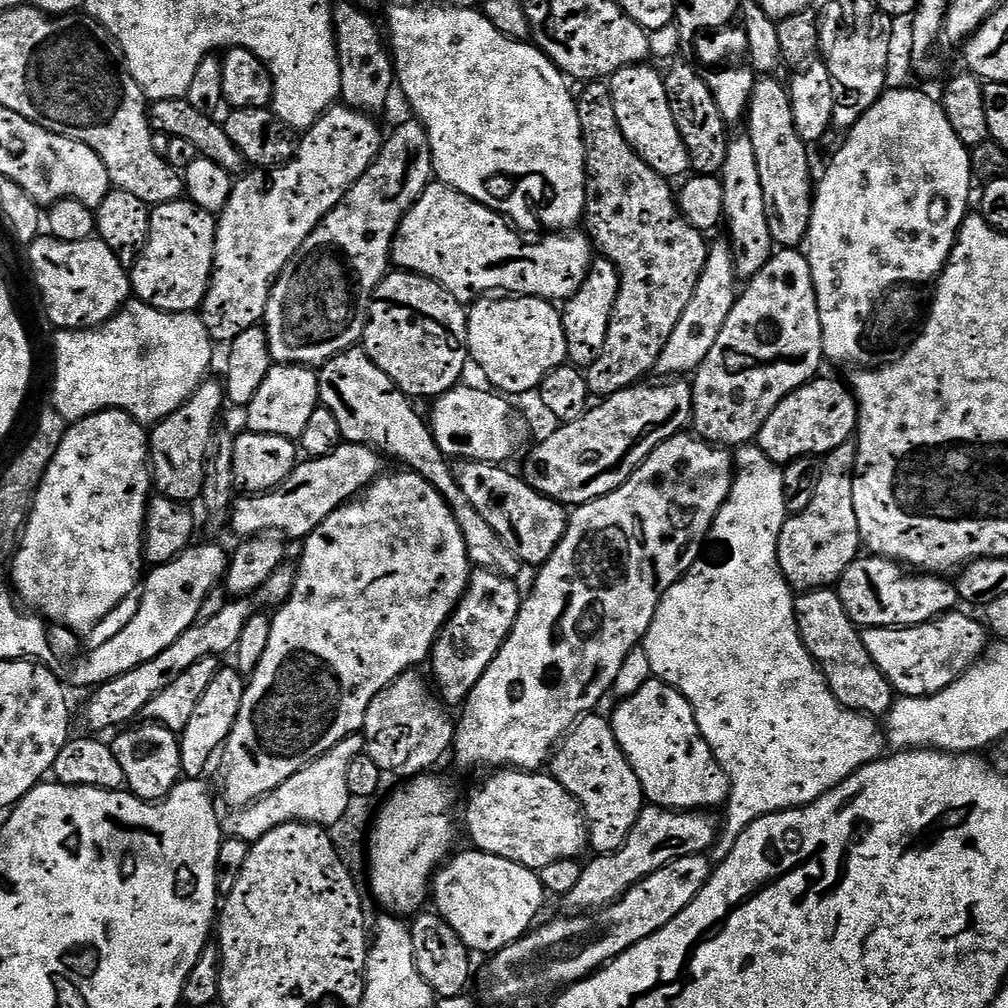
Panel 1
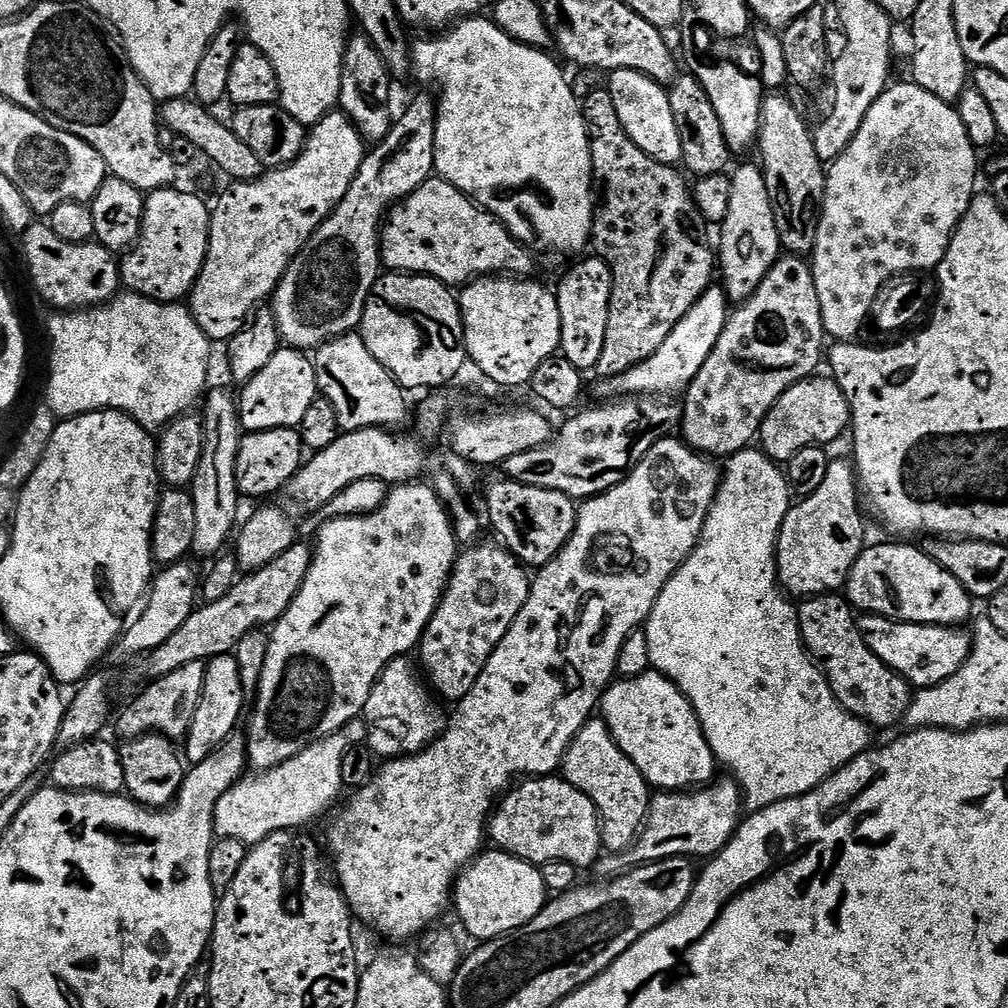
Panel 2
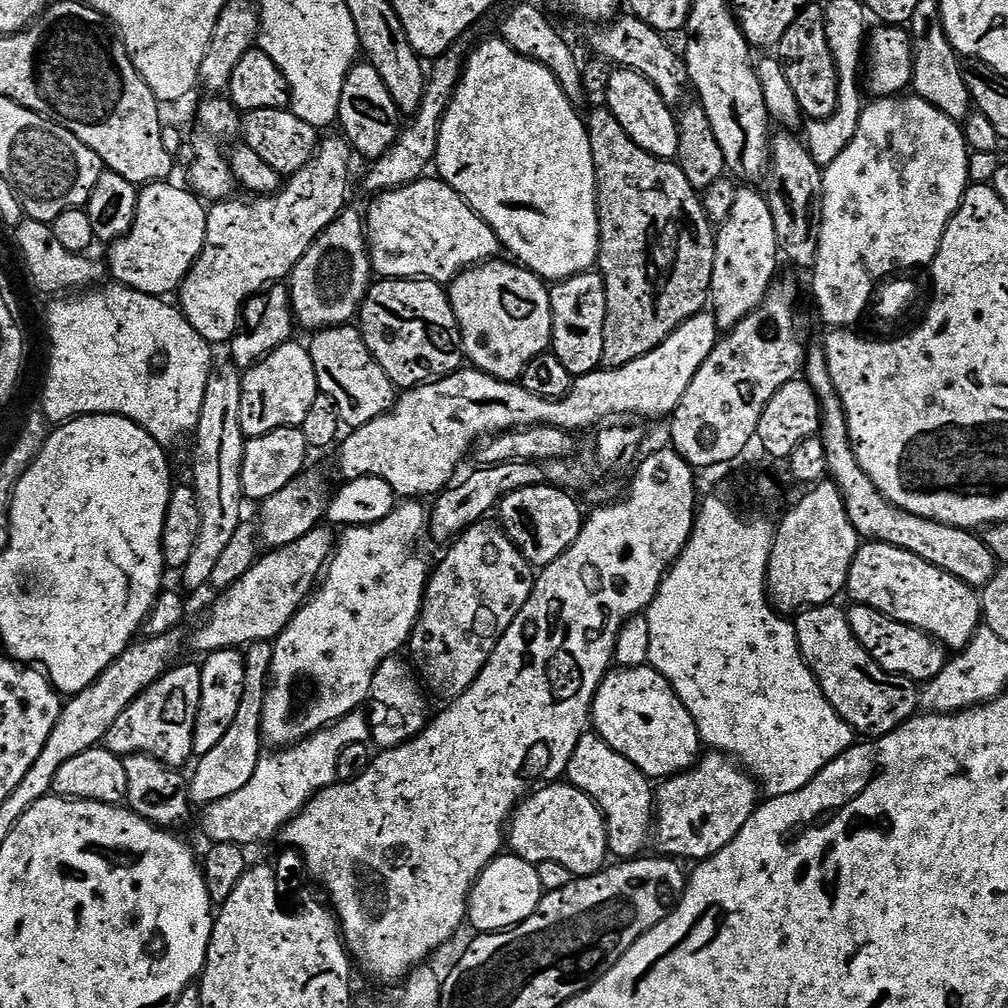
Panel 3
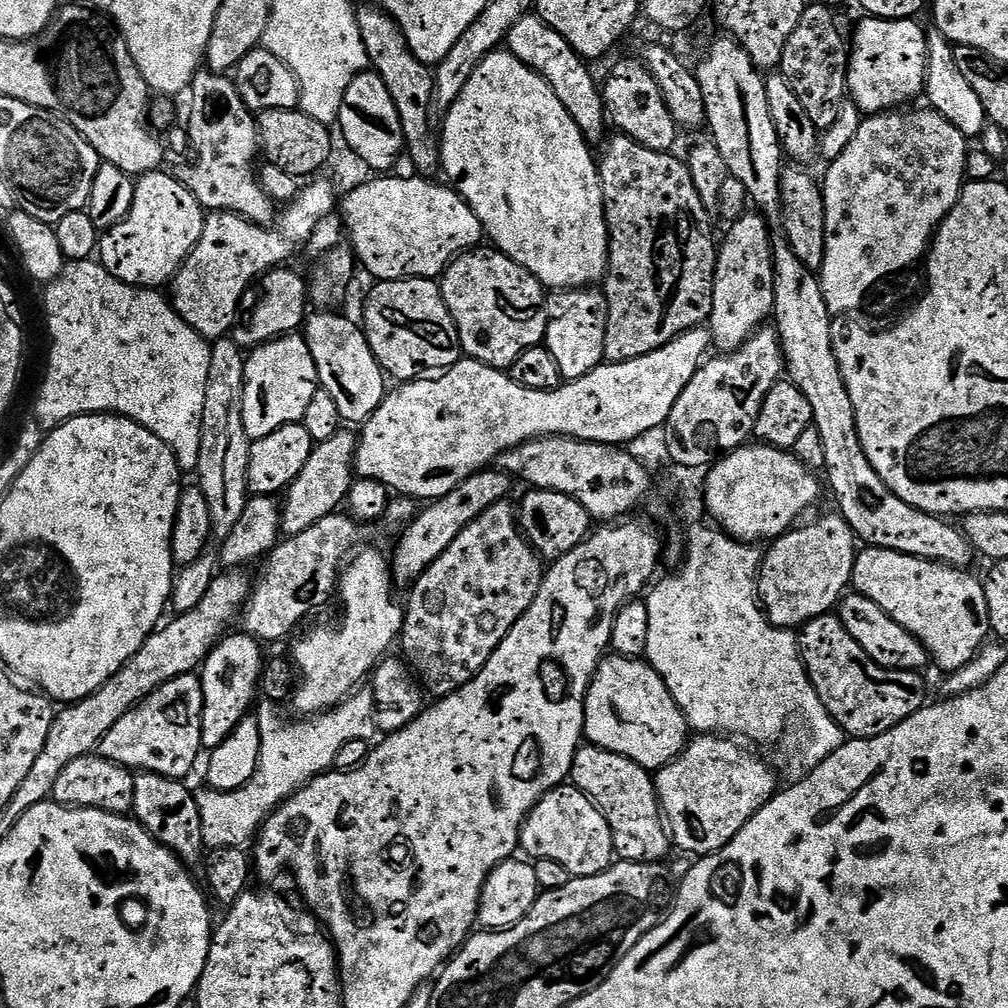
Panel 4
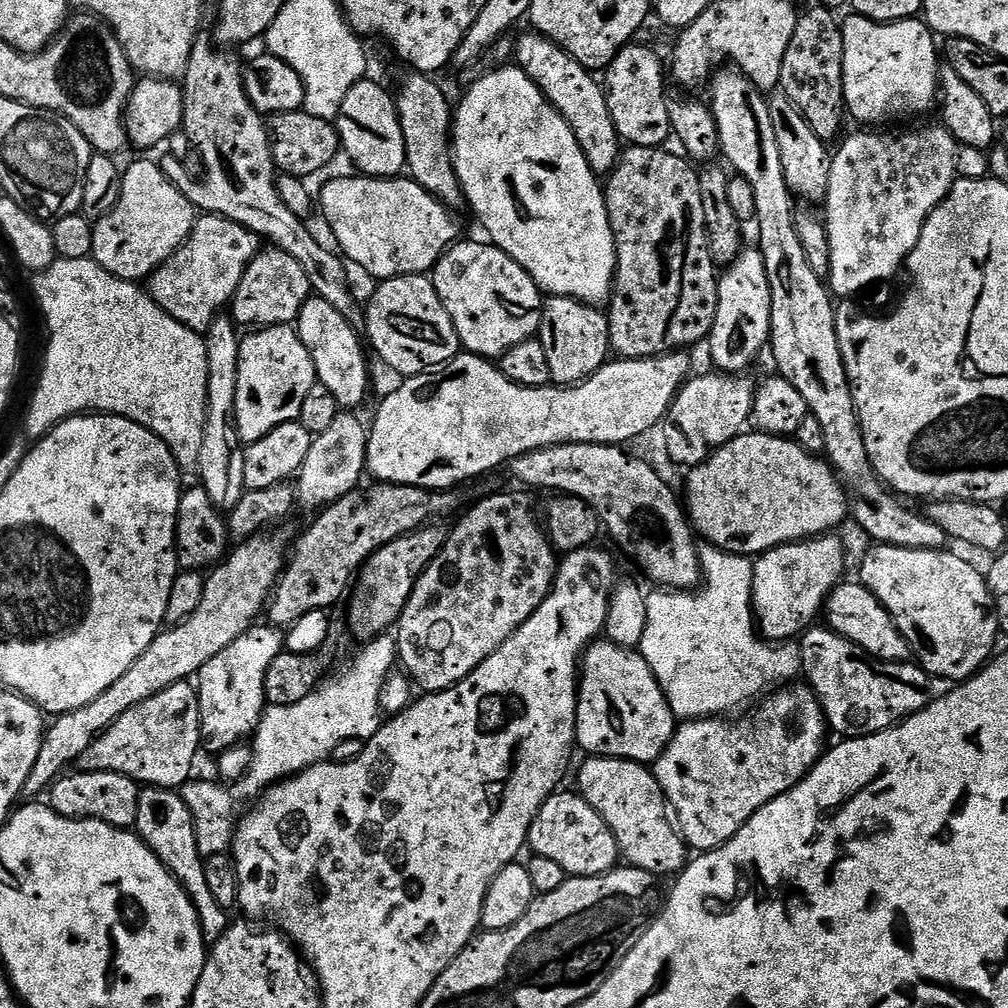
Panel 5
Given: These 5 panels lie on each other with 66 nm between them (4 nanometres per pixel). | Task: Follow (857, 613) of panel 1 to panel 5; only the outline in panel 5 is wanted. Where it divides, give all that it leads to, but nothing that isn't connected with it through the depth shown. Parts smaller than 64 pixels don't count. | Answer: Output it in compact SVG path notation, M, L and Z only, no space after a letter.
M876 544L864 556L864 561L860 564L859 583L871 590L878 598L878 602L882 602L882 606L892 616L893 622L898 626L898 630L908 640L908 645L912 648L912 656L918 661L921 668L928 673L929 677L936 678L941 676L944 680L952 680L951 682L963 682L976 675L985 664L988 663L993 655L992 643L995 642L996 636L1000 632L1000 624L996 621L996 607L992 604L992 595L988 589L988 582L983 571L980 572L968 560L963 560L960 556L955 556L949 550L926 550L925 548L899 548L893 544Z

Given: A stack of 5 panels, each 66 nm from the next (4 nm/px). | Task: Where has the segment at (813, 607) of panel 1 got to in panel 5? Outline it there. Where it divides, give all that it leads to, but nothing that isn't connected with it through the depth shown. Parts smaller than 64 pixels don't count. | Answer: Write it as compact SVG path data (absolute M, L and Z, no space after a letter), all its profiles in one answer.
M827 626L809 628L799 637L798 647L803 679L820 699L827 727L831 731L833 728L837 737L878 734L922 711L930 702L930 677L919 663L891 664L875 660L869 652Z

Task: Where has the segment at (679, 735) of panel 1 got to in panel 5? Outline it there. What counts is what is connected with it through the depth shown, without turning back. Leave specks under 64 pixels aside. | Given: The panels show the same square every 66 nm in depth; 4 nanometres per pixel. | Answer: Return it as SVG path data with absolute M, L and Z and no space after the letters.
M607 638L589 644L580 665L580 686L576 694L576 744L593 756L616 756L619 760L637 760L651 765L663 754L678 727L668 699L654 678L646 658L639 651L611 644Z

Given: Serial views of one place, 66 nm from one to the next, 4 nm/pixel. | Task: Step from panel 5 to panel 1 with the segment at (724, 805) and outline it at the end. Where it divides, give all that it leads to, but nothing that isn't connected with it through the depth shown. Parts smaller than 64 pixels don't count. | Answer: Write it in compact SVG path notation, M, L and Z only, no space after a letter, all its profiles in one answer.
M645 806L618 852L593 855L593 860L583 865L578 886L562 897L562 904L568 907L565 909L584 914L589 910L606 908L626 895L634 885L654 874L654 870L683 856L707 853L715 845L718 835L718 820L712 816L715 815L704 810L677 812L671 808Z

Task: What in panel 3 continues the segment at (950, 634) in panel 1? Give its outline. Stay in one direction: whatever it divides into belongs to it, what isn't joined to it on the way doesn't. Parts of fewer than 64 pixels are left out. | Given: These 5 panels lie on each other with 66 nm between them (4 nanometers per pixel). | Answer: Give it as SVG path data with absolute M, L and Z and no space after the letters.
M853 603L851 607L847 609L850 630L856 635L862 647L871 654L874 662L878 662L878 666L882 666L882 670L899 676L908 676L917 682L927 682L938 674L942 674L950 656L944 645L935 636L909 624L898 622L870 606Z

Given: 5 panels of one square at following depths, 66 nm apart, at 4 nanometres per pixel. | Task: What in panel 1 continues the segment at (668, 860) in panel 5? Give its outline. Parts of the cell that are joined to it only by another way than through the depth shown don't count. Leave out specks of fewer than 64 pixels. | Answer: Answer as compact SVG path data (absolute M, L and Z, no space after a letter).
M596 715L581 716L560 741L550 760L550 774L584 809L591 851L603 854L620 850L646 801L638 774L634 774L622 746L618 746L611 723Z

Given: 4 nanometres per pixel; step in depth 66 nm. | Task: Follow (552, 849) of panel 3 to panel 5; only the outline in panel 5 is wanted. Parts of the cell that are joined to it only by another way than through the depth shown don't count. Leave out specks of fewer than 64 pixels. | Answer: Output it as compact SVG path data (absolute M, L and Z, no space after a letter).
M557 790L534 818L528 831L527 847L542 858L550 858L558 862L562 870L569 876L601 876L617 867L621 859L620 848L616 845L610 826L591 806L583 796L575 791Z

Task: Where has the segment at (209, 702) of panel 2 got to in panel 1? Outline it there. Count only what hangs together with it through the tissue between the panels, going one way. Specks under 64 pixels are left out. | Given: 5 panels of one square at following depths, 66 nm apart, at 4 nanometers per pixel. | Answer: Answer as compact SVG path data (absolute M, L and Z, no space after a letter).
M221 666L214 674L214 678L210 678L210 686L206 686L206 694L202 694L202 702L198 702L190 722L186 722L184 731L179 733L185 777L203 777L208 759L215 752L217 755L223 749L224 744L228 741L230 730L238 718L238 710L242 710L242 694L245 683L245 677L241 676L232 666Z

